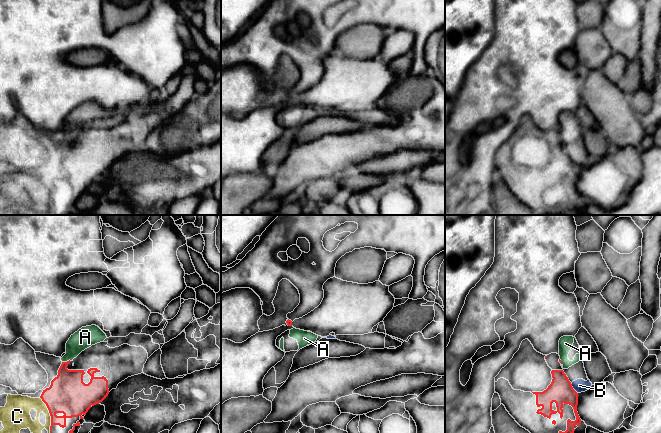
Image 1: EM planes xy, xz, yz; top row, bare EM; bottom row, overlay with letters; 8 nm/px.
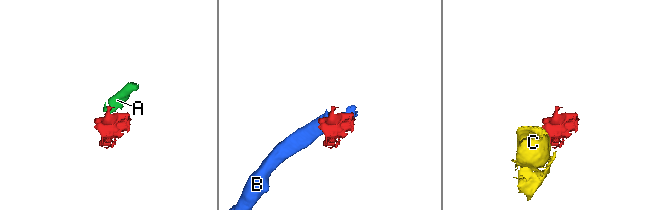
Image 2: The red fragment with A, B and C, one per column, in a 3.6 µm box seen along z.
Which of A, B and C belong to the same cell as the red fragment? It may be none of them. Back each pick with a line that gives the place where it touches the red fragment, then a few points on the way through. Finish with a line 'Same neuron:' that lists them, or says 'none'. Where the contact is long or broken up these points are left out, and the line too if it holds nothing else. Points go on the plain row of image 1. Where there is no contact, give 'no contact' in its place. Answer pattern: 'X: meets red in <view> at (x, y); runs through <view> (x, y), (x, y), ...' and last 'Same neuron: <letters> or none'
C: meets red in xy at (50, 191)
Same neuron: C

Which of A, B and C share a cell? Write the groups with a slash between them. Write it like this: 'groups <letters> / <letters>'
groups A B / C

